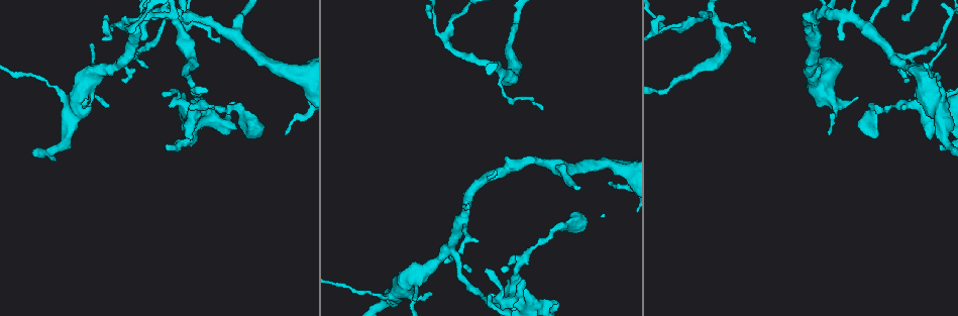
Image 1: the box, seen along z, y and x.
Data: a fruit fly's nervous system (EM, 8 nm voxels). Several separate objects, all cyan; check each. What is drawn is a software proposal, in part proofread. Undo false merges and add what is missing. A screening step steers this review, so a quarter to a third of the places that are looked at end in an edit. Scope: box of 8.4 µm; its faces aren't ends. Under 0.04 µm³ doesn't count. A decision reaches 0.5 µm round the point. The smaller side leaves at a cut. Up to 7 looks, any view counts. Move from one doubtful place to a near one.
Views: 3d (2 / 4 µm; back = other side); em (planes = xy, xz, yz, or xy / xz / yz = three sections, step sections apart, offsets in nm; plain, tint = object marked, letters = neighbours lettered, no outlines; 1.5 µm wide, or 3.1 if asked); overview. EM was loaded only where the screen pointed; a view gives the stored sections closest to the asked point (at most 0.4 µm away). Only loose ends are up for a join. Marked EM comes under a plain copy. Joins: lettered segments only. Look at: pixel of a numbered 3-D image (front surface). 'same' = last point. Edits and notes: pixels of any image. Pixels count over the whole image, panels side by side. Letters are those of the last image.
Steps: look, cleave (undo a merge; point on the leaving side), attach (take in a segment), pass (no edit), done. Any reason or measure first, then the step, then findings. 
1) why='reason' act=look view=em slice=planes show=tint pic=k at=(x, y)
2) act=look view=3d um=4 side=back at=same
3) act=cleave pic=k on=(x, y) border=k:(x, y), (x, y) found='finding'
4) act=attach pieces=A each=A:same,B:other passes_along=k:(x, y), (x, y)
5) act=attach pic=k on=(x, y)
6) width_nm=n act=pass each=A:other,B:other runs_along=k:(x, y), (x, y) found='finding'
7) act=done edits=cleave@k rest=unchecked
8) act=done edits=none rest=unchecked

why='thick turns thin' act=look view=3d um=2 side=back pic=1 at=(495, 62)

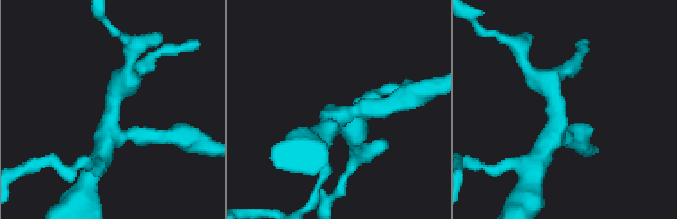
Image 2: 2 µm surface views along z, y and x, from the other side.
why='need the tissue' act=look view=em slice=yz step=8 show=letters pic=2 at=(341, 112)

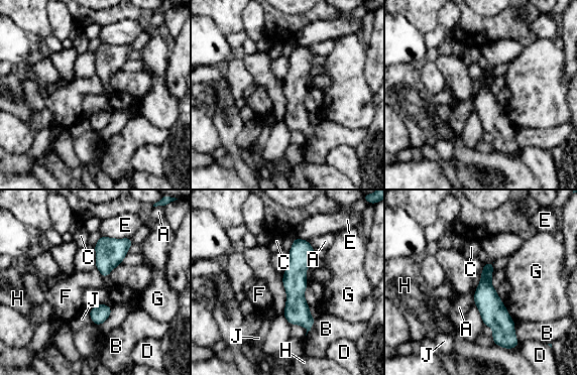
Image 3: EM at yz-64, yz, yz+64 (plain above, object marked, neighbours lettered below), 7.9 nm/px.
act=pass each=A:other,B:other,C:other,D:other,E:other,F:other,G:other,H:other,J:other found='all the same cell'

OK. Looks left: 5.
why='thin end' act=look view=3d um=2 side=back pic=1 at=(543, 107)

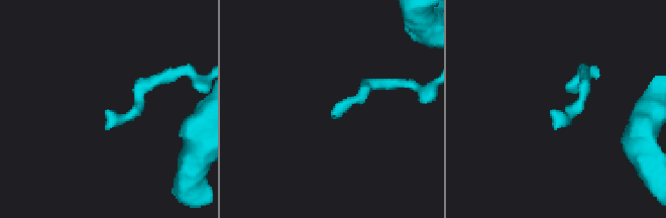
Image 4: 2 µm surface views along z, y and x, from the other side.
why='shape alone is not enough' act=look view=em slice=planes show=letters pic=4 at=(562, 111)

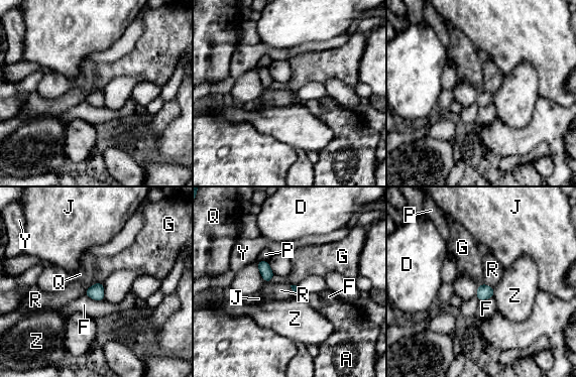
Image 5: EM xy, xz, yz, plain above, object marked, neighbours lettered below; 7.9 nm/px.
act=pass each=A:other,D:other,F:other,G:other,J:other,P:other,Q:other,R:other,Y:other,Z:other border=5:(96, 282), (103, 284) found='no lettered segment goes on from it'

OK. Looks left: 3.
why='thick end' act=look view=em slice=xy step=4 show=letters pic=1 at=(929, 139)

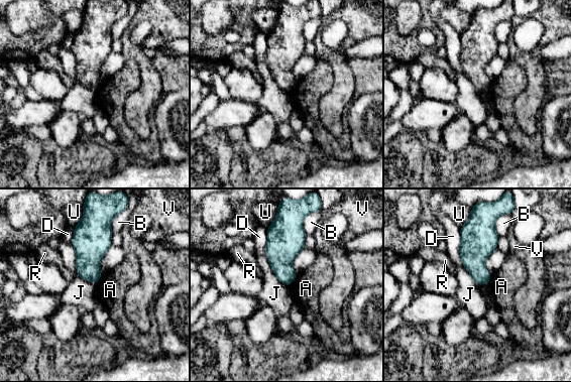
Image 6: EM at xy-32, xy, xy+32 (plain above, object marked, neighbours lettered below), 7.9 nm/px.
act=pass each=A:other,B:other,D:other,J:other,R:other,U:other,V:other border=6:(71, 244), (76, 272), (94, 284) found='no lettered segment goes on from it'

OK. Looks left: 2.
act=done edits=none rest=unchecked

